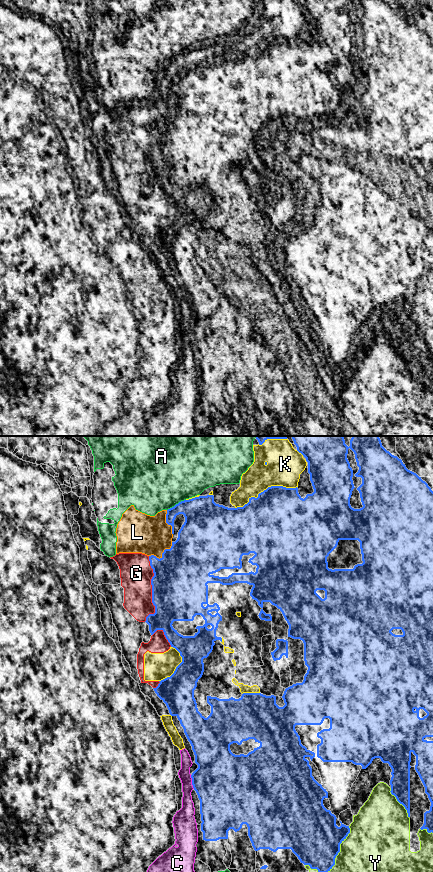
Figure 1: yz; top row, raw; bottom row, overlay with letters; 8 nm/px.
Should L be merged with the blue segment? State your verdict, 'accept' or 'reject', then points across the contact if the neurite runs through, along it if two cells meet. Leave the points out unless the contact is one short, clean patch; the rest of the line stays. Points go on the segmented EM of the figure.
reject

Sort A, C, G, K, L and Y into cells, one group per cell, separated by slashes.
A L / C G K / Y

